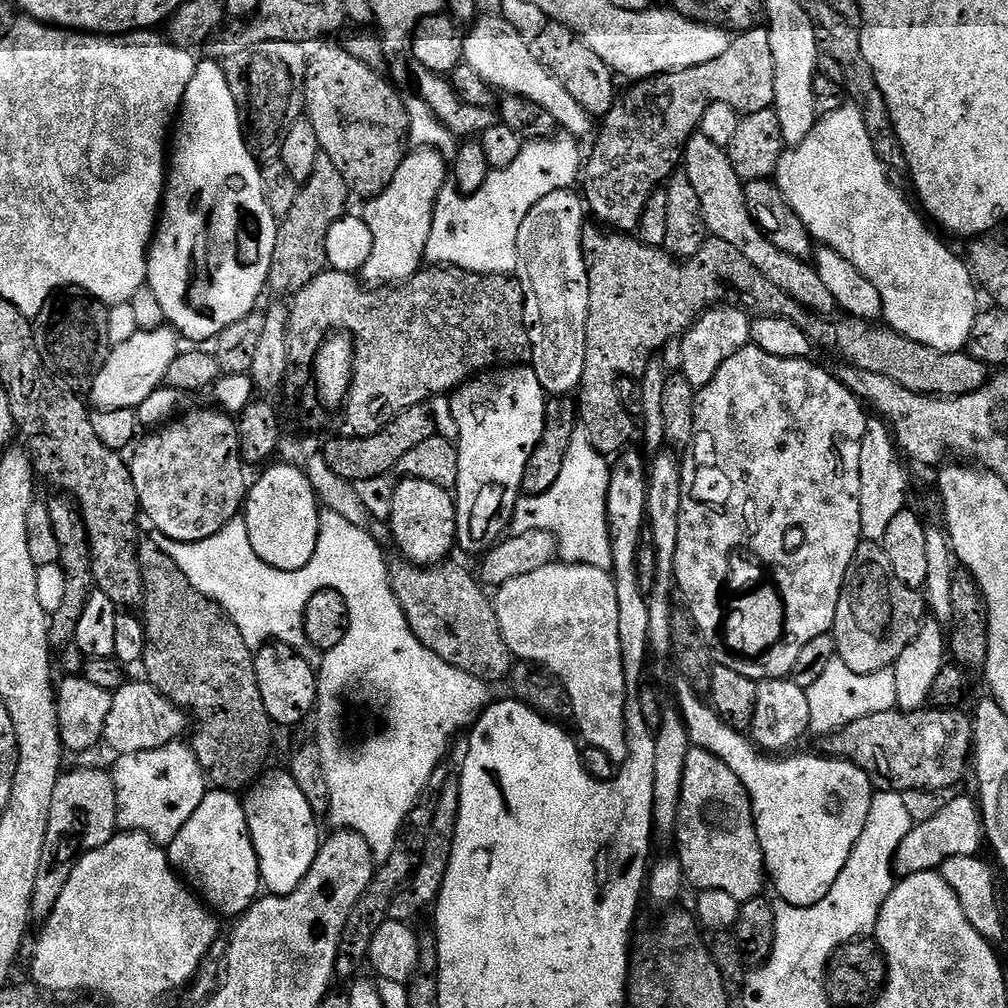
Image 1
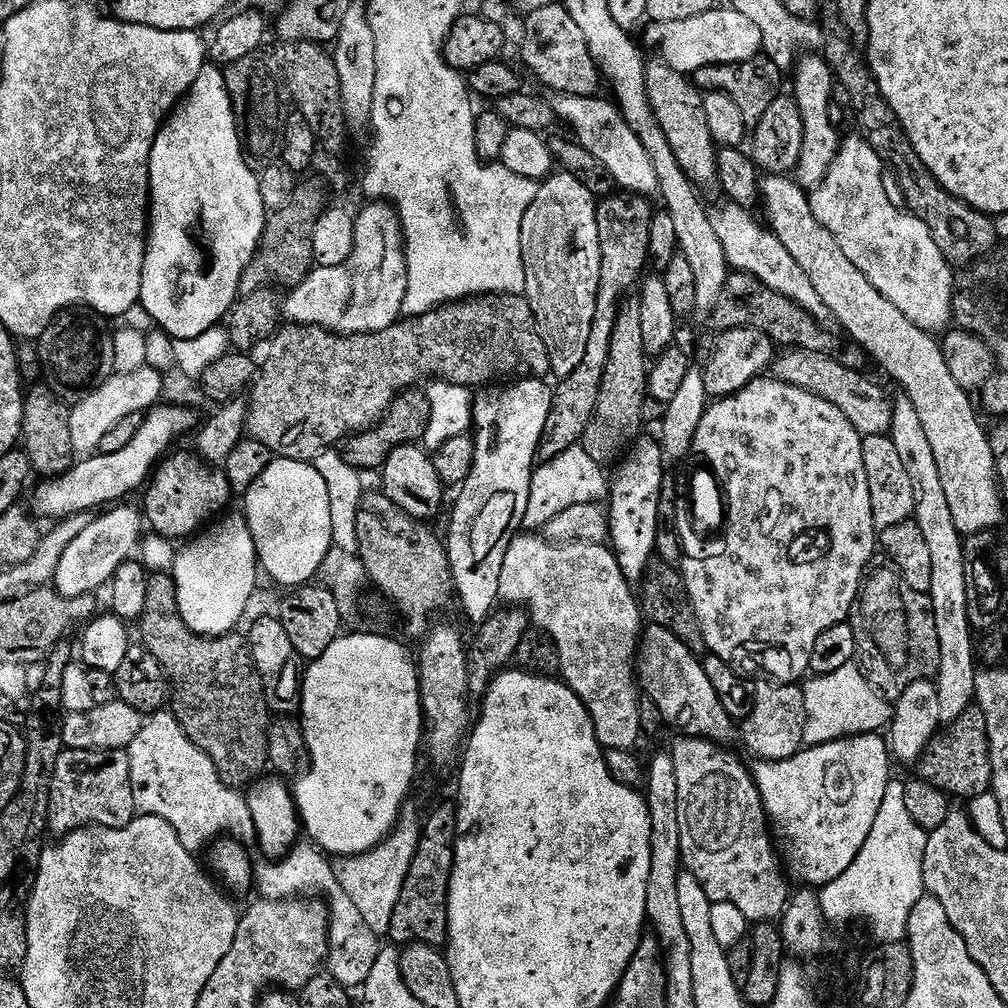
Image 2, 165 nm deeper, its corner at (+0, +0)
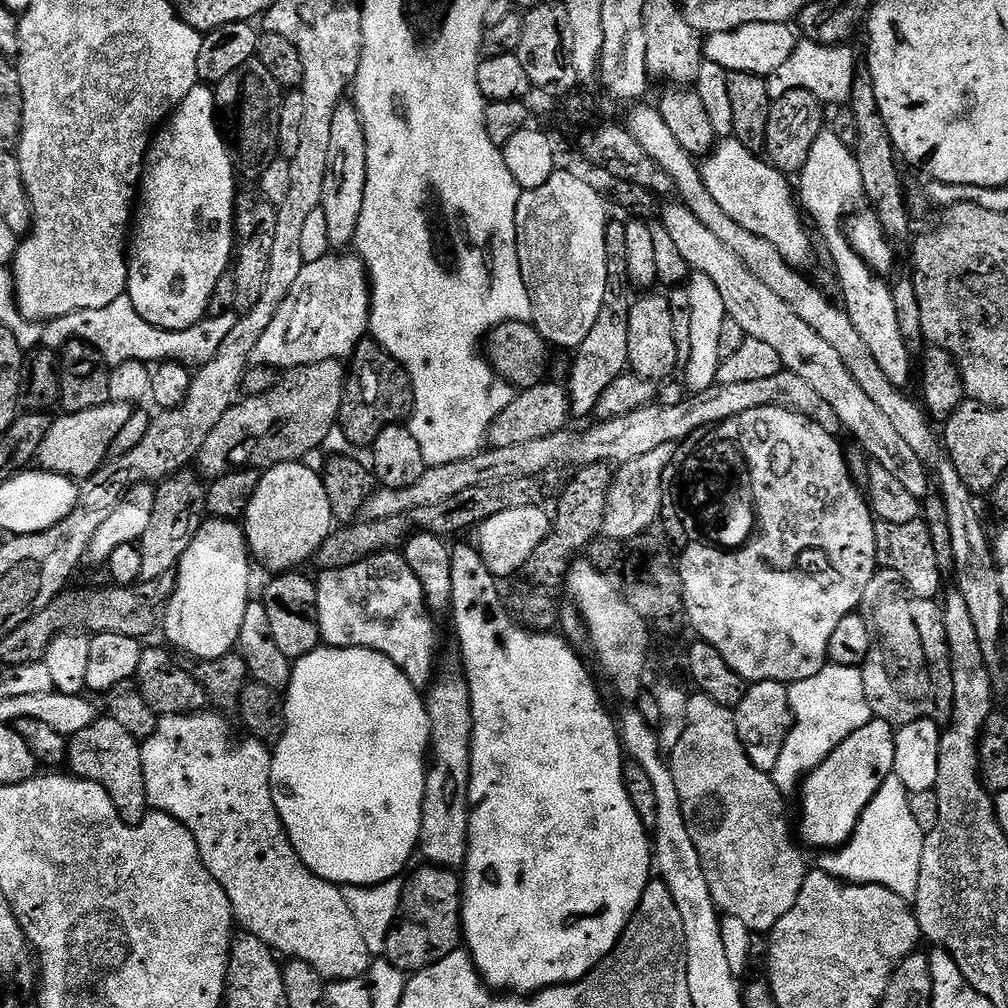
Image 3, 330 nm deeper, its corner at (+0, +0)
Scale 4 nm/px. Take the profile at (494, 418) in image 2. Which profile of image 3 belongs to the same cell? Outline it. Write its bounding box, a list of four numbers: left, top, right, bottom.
[450,544,654,994]

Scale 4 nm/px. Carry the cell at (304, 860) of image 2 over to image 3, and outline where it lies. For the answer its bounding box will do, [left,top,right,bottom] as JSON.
[142,710,374,981]

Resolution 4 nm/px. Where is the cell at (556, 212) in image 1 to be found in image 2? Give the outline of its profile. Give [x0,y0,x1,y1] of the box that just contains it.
[520,174,600,378]

